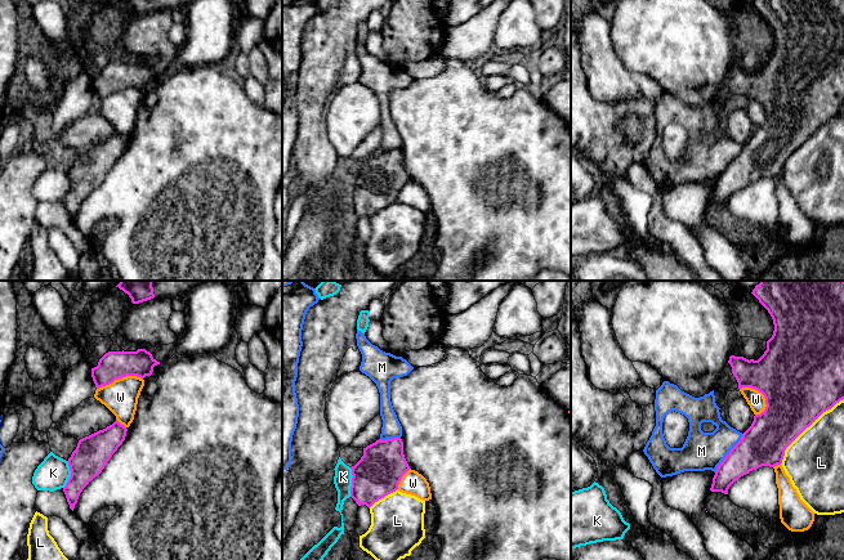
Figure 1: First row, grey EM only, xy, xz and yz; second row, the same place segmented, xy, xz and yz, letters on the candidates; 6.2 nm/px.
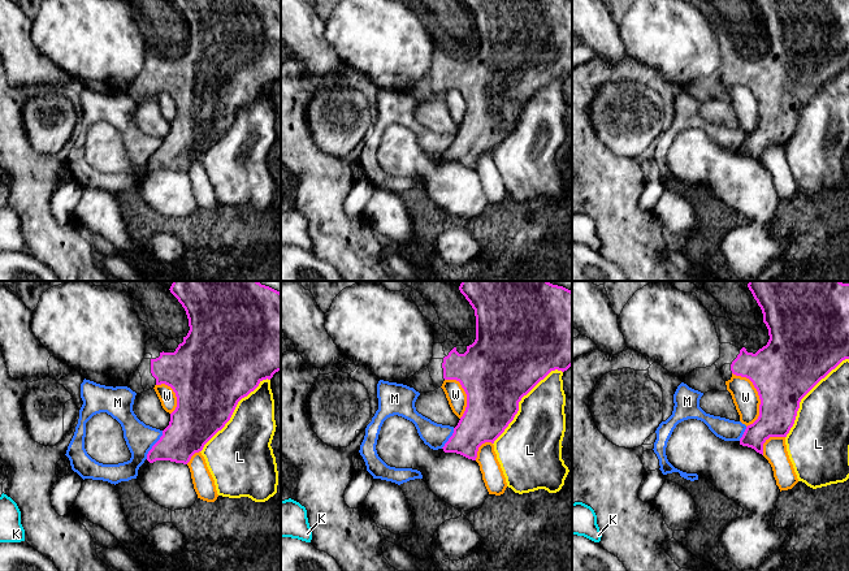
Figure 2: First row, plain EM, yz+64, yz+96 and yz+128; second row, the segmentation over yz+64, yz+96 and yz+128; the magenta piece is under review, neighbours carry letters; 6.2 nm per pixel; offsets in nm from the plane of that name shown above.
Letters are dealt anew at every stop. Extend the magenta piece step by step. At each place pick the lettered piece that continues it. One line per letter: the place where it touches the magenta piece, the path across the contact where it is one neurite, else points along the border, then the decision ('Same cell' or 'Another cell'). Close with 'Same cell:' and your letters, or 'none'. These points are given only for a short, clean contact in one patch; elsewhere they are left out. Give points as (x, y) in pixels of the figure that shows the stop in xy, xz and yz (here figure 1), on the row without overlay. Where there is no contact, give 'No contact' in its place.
K: Touches magenta at xz (352, 193). Another cell
L: Touches magenta at yz (807, 138). Another cell
M: Touches magenta at yz (728, 165). Same cell
W: Touches magenta at yz (759, 103). Another cell
Same cell: M

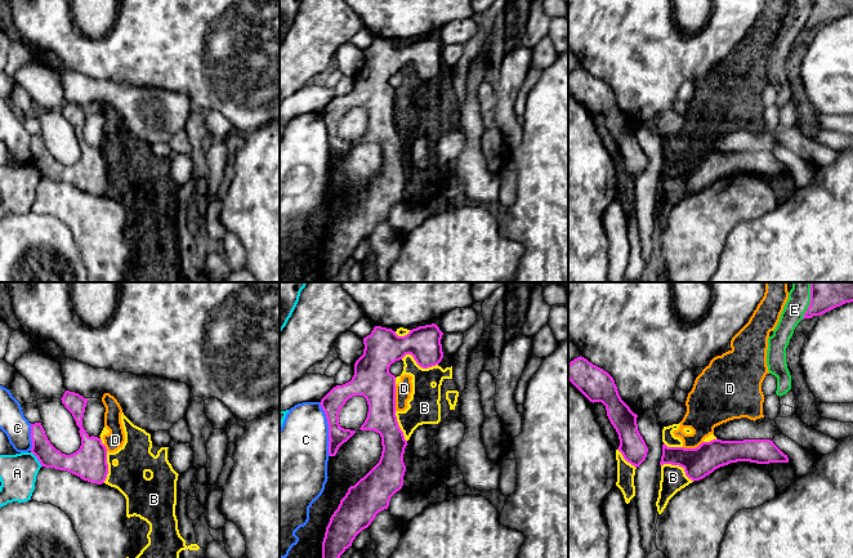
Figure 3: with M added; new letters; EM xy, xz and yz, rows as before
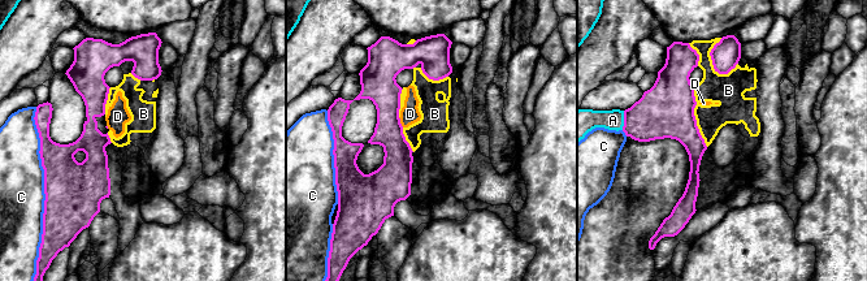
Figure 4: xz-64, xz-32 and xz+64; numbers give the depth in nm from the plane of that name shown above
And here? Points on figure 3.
A: Touches magenta at xy (38, 170). Another cell
B: Touches magenta at xz (419, 76). Another cell
C: Touches magenta at xz (329, 141). Another cell
D: Touches magenta at xz (394, 110). Another cell
E: Touches magenta at yz (809, 16). Another cell
Same cell: none

